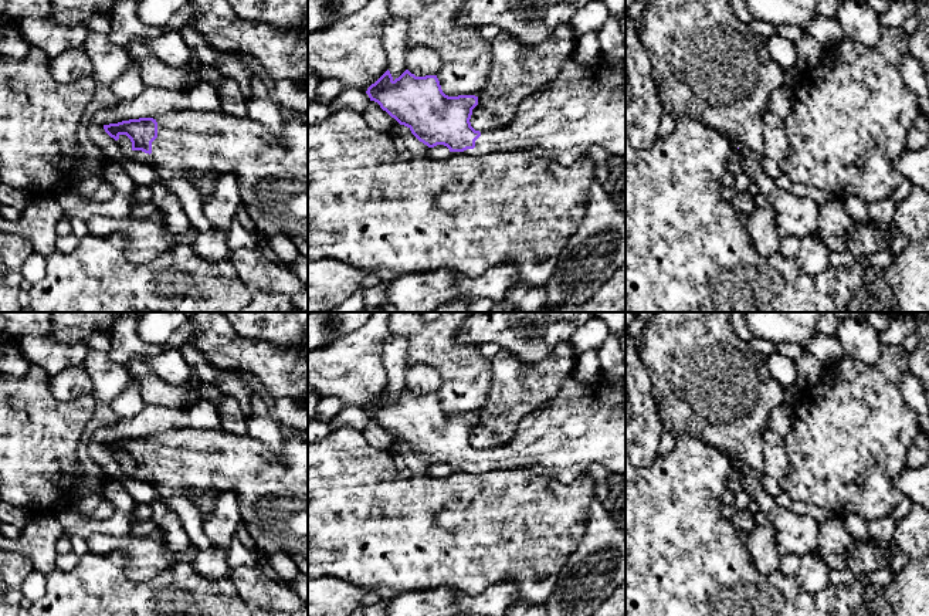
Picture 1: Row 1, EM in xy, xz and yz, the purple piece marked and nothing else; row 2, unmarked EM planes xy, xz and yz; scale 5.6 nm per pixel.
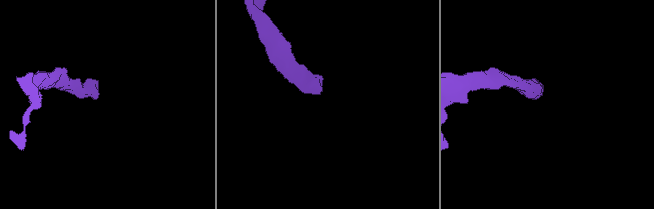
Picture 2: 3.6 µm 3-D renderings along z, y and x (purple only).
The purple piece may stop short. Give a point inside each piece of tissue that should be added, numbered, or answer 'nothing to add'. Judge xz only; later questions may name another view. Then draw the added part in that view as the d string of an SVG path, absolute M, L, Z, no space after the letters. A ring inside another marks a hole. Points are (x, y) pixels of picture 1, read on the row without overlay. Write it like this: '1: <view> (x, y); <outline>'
1: xz (585, 423); M604 372L587 383L577 382L573 375L569 376L557 395L519 423L509 443L498 449L481 450L475 466L464 471L481 474L530 468L539 475L570 484L584 475L594 463L625 477L625 379Z

